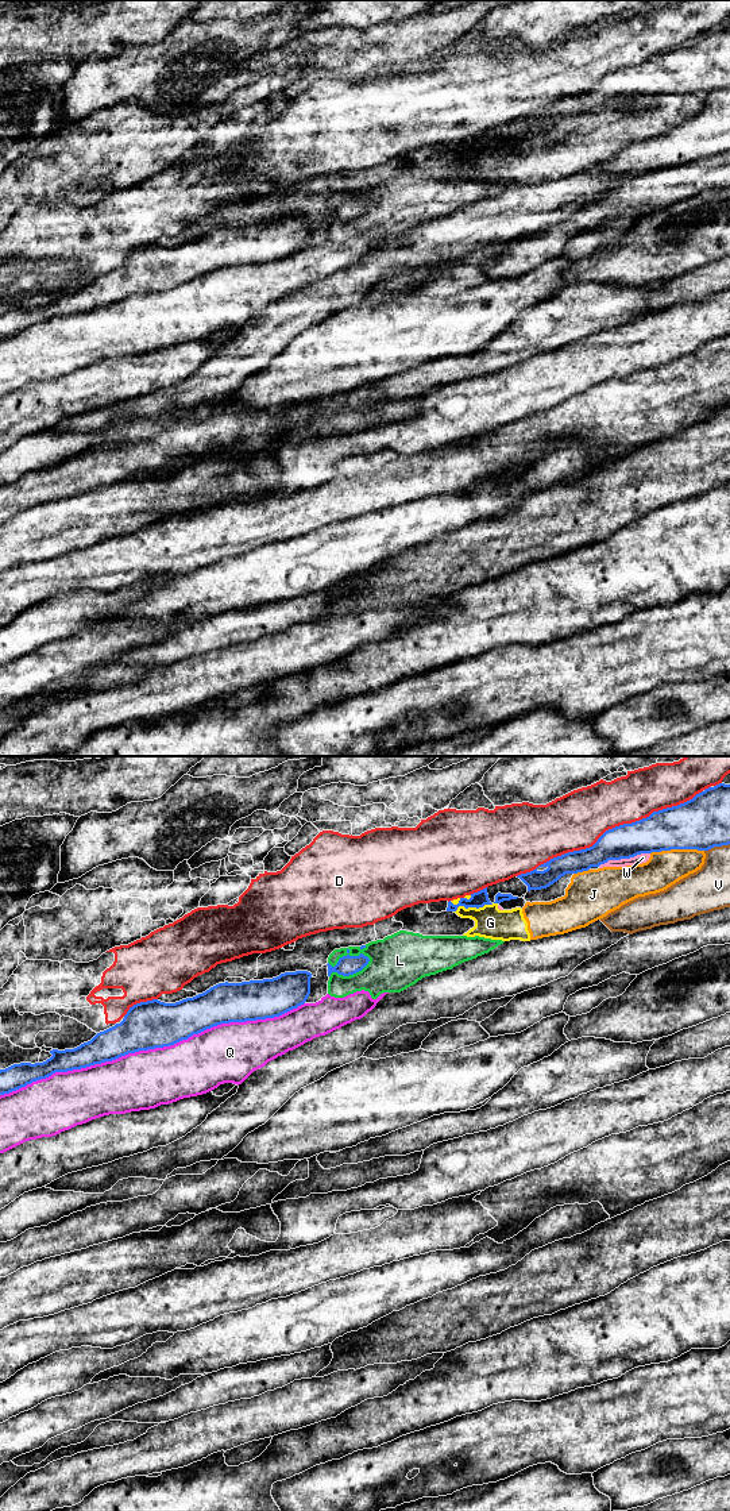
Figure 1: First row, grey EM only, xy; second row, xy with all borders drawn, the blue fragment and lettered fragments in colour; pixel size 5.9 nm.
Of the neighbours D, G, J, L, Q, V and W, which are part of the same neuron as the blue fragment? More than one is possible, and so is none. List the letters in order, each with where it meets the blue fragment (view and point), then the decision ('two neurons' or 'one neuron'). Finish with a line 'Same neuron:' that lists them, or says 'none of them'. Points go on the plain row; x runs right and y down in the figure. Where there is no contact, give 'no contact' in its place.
D: meets blue in xy at (609, 73); two neurons
G: meets blue in xy at (474, 150); two neurons
J: meets blue in xy at (676, 92); two neurons
L: meets blue in xy at (350, 218); two neurons
Q: meets blue in xy at (151, 292); two neurons
V: meets blue in xy at (717, 89); two neurons
W: meets blue in xy at (624, 101); two neurons
Same neuron: none of them

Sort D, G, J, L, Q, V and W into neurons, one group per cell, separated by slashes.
D / G J W / L / Q / V

